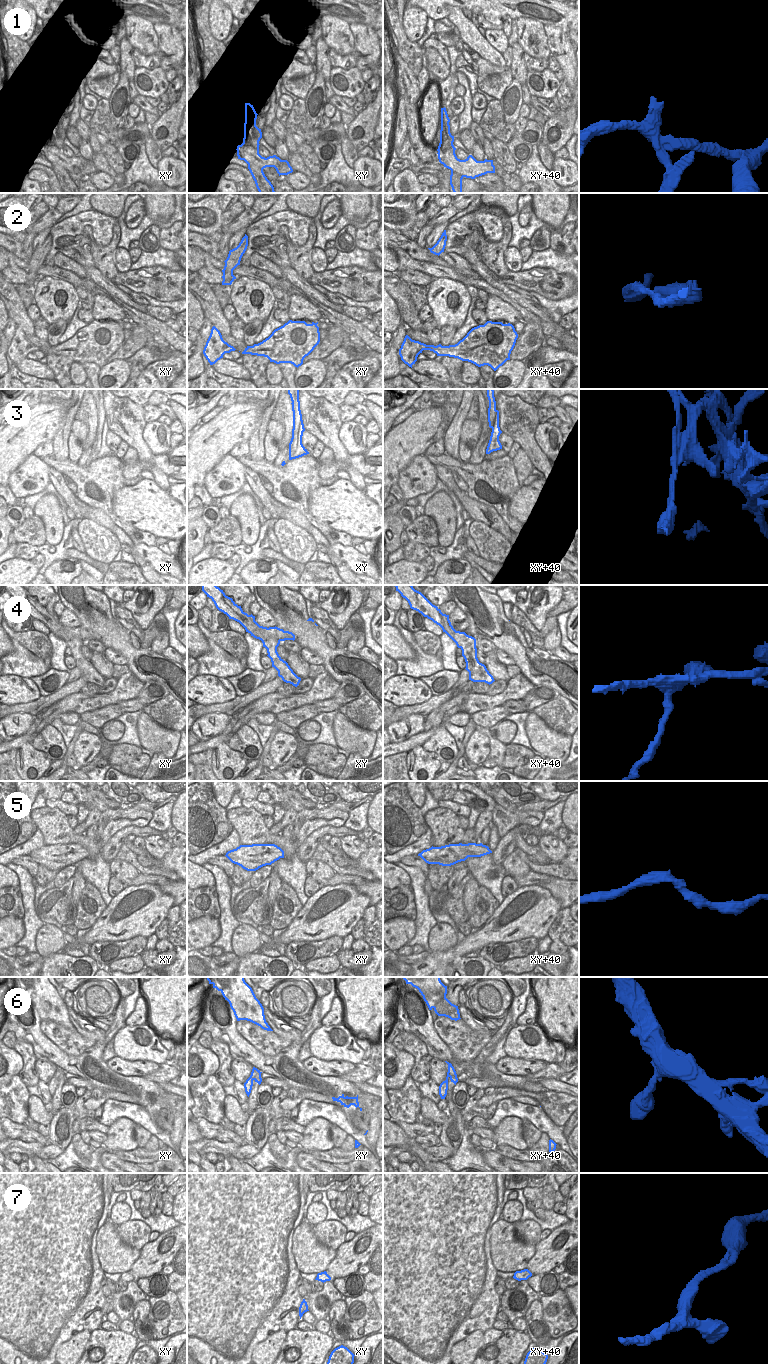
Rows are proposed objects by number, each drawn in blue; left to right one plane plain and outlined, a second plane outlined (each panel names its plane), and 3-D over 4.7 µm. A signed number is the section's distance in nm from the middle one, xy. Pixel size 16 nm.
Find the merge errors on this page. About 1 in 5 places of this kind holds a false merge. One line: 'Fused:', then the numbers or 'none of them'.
Fused: 1, 3, 4

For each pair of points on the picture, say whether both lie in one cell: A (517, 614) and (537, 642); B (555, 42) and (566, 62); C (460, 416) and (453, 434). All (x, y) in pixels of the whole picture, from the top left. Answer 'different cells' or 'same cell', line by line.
A: same cell
B: same cell
C: same cell

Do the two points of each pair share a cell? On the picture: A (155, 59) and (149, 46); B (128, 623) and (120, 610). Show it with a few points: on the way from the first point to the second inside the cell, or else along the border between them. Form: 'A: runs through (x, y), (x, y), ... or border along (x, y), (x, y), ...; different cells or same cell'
A: border along (133, 48), (146, 55), (158, 52); different cells
B: runs through (127, 620), (122, 613); same cell

